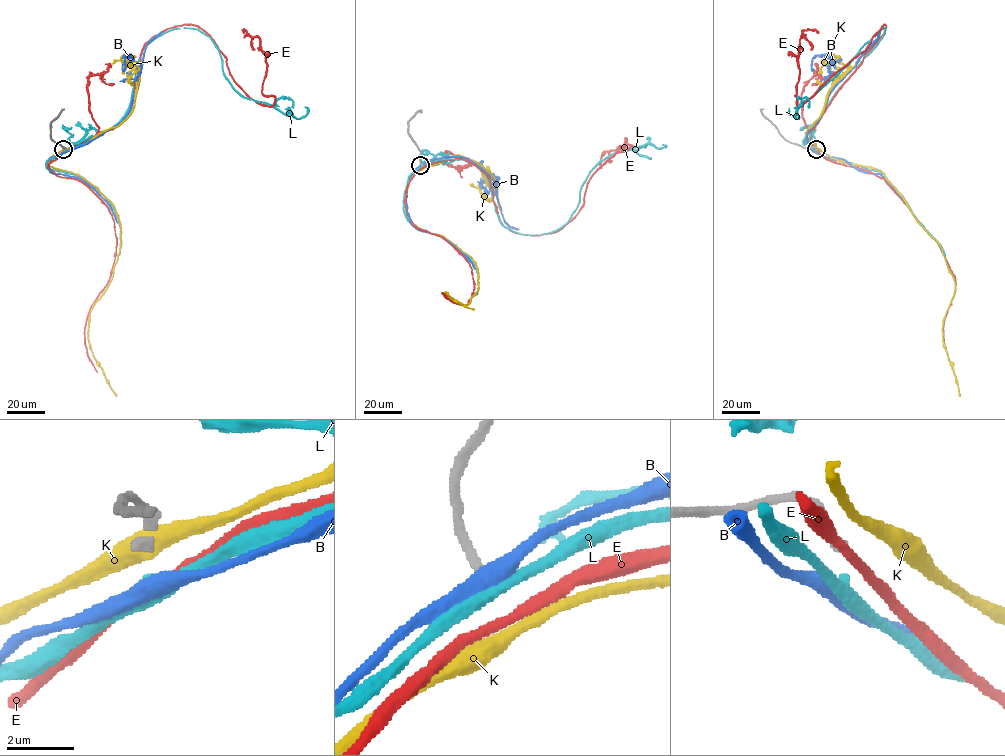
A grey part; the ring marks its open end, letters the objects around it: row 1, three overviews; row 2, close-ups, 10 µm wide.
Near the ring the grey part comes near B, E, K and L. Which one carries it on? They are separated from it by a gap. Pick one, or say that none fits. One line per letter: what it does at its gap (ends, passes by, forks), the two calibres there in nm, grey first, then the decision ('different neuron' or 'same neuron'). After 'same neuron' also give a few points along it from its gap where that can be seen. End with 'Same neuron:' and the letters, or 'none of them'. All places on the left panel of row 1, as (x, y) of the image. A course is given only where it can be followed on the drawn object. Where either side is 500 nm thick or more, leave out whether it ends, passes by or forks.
B: it passes by; calibres 240 and 480 nm; different neuron
E: it passes by; calibres 240 and 320 nm; different neuron
K: calibres 240 and 550 nm; different neuron
L: it passes by; calibres 240 and 360 nm; different neuron
Same neuron: none of them

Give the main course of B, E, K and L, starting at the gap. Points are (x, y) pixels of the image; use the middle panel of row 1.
B: (421, 165), (461, 156), (493, 180), (495, 193), (492, 188), (498, 178), (492, 182), (482, 160), (479, 163)
E: (421, 167), (471, 162), (501, 223), (526, 235), (560, 229), (591, 175), (632, 146), (605, 151), (601, 168)
K: (422, 168), (408, 182), (408, 218), (442, 235), (475, 263), (478, 289), (467, 305), (445, 291), (474, 309)
L: (421, 165), (471, 163), (488, 179), (504, 226), (543, 234), (566, 223), (581, 186), (601, 161), (662, 144)

